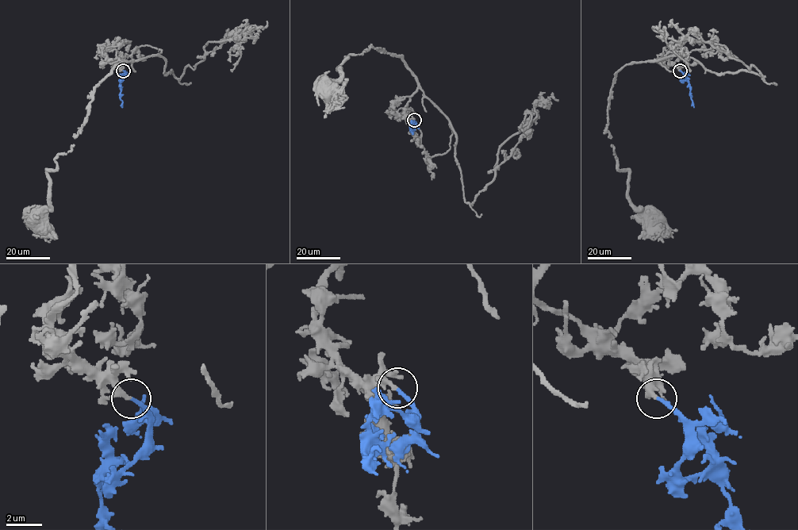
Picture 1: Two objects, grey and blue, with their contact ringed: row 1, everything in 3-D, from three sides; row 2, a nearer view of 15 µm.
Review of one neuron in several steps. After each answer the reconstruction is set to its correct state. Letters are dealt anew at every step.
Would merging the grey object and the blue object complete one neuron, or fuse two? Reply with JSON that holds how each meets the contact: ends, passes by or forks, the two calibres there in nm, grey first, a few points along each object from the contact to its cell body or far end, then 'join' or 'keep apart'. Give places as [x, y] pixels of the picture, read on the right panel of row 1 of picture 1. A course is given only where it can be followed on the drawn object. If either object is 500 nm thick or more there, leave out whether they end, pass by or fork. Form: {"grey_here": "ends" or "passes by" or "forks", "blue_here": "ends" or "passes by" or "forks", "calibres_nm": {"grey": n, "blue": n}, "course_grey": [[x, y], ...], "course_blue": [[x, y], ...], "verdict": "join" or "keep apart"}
{"grey_here": "passes by", "blue_here": "ends", "calibres_nm": {"grey": 200, "blue": 200}, "course_grey": [[680, 71], [664, 58], [631, 62], [609, 94], [617, 168], [627, 170], [627, 199], [650, 220]], "course_blue": [[680, 71], [682, 79], [688, 83], [693, 107]], "verdict": "join"}

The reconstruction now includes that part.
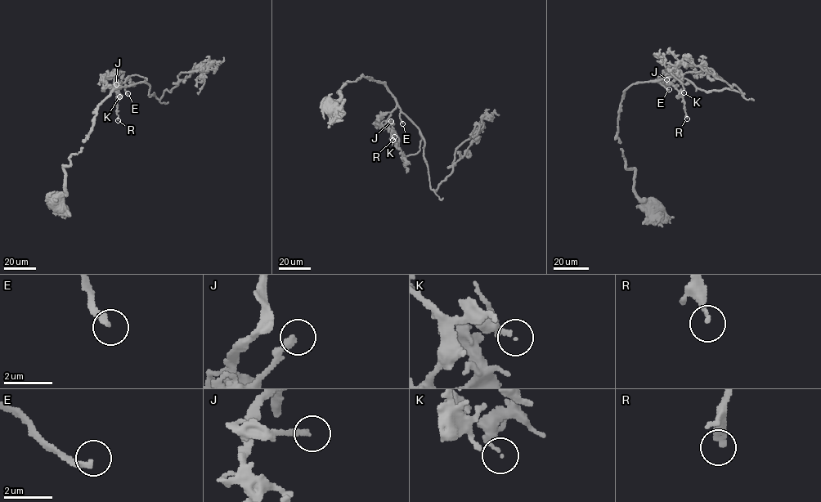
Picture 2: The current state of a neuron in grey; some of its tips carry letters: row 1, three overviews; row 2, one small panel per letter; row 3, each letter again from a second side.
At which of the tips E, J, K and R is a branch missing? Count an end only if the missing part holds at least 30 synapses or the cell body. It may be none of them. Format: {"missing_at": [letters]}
{"missing_at": ["E", "J"]}

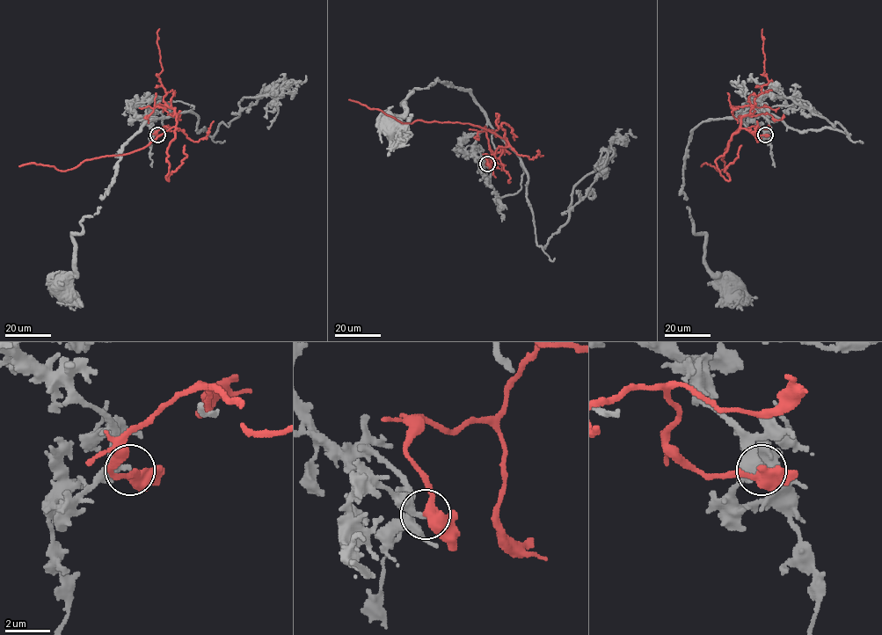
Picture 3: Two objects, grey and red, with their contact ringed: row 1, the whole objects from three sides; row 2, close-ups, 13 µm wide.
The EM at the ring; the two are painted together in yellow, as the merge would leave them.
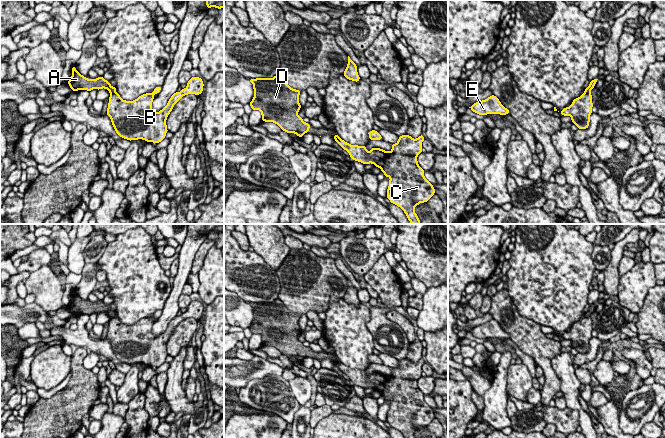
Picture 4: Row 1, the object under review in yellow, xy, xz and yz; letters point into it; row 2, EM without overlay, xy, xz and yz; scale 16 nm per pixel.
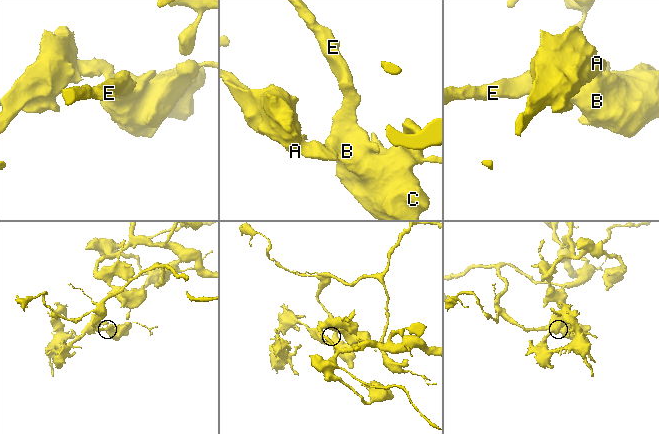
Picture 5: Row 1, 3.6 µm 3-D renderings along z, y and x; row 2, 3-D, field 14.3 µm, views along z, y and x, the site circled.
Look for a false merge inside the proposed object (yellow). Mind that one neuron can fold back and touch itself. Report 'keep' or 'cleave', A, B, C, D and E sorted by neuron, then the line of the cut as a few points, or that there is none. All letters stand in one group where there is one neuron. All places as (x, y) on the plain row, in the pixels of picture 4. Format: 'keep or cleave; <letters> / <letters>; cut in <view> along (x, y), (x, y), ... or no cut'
cleave; A D / B C E; cut in yz along (584, 316), (589, 317)

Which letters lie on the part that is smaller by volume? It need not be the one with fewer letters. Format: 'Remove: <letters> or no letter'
Remove: A, D

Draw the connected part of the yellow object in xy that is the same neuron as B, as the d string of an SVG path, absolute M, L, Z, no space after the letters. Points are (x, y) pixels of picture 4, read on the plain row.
M191 301L187 311L174 317L167 329L159 336L154 336L152 326L154 319L161 315L157 310L152 317L146 317L133 325L123 324L115 316L109 321L106 338L110 341L117 359L129 365L142 363L155 368L165 363L168 356L166 344L174 329L185 319L200 319L204 314L200 301Z

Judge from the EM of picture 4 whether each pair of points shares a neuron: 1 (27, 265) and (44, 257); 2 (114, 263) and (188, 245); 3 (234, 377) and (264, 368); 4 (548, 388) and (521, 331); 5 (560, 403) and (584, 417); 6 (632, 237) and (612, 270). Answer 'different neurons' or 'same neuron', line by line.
1: same neuron
2: different neurons
3: same neuron
4: same neuron
5: different neurons
6: same neuron

